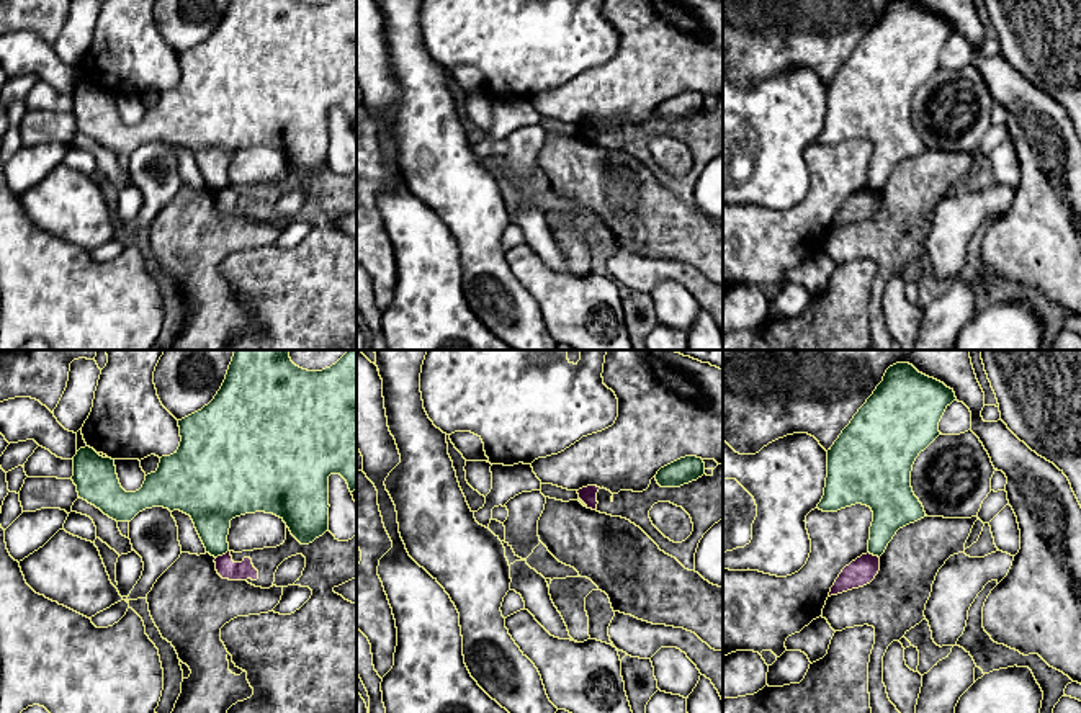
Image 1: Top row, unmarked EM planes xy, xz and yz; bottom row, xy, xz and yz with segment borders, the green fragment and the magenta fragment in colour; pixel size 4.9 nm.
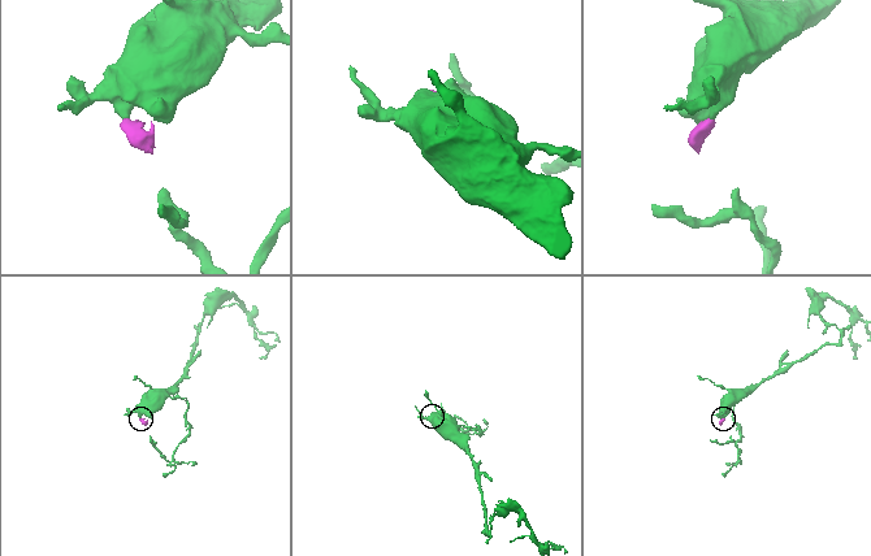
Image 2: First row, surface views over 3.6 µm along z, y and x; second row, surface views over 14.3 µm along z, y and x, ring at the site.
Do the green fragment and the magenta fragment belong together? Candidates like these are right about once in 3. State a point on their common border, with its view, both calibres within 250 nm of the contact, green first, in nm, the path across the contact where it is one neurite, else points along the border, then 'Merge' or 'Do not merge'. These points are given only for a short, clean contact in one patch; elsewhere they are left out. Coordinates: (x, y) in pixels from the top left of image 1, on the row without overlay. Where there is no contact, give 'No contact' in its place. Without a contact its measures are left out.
Touches green at xy (221, 188). Thickness 240 nm (green) against 100 nm. Boundary: xy (228, 183), (216, 192). Do not merge

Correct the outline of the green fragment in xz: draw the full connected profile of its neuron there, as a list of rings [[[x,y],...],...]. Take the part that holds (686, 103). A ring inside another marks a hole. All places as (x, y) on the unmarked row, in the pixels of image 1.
[[[685,90],[661,101],[656,108],[656,114],[661,121],[680,121],[684,118],[697,114],[703,108],[703,93],[697,90]]]

